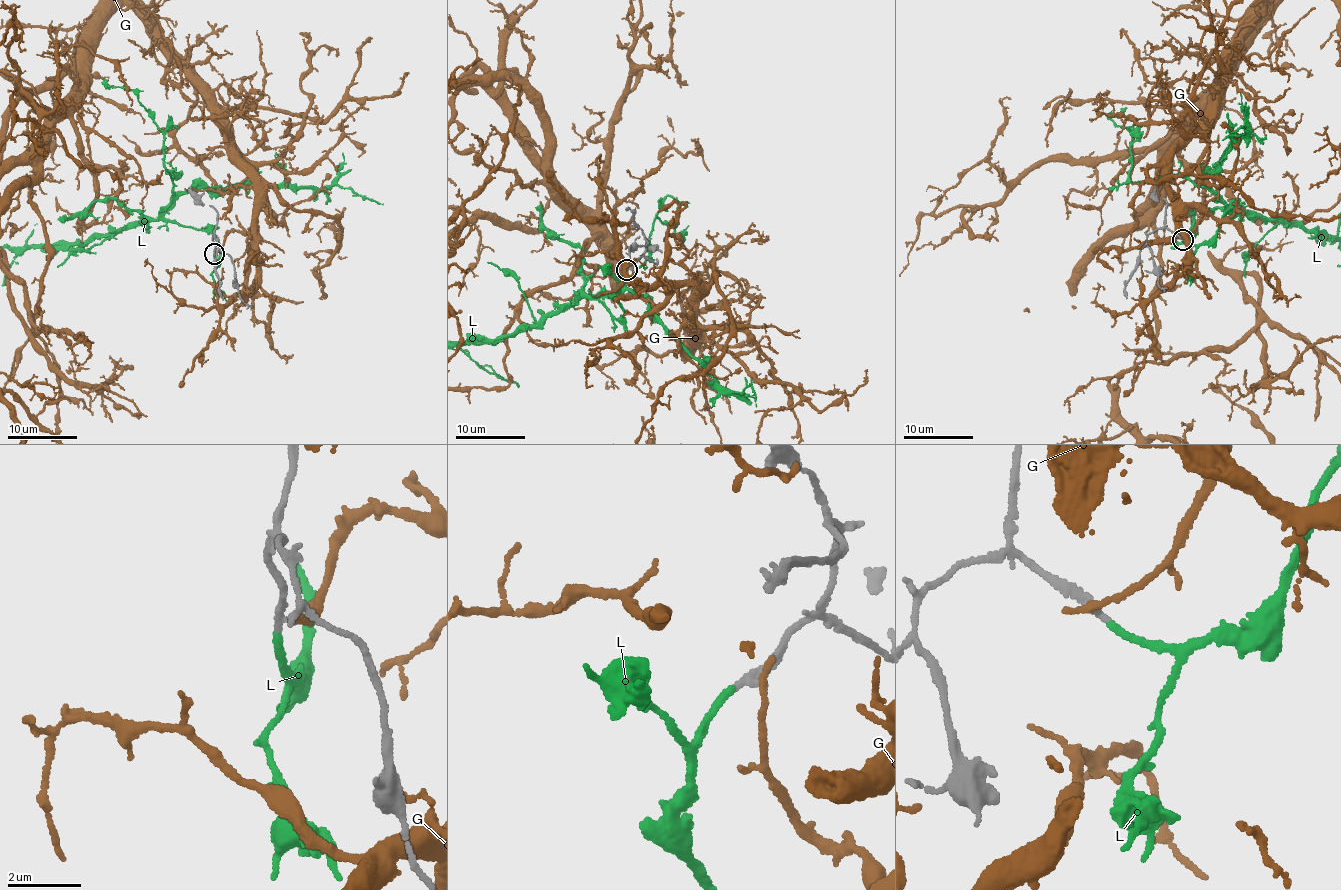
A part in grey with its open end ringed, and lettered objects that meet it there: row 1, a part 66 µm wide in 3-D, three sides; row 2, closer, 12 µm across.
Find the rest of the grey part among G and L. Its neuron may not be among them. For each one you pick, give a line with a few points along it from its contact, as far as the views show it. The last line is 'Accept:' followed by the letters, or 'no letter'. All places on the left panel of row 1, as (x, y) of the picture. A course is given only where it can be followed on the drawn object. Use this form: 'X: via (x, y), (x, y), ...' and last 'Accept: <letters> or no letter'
Accept: L

